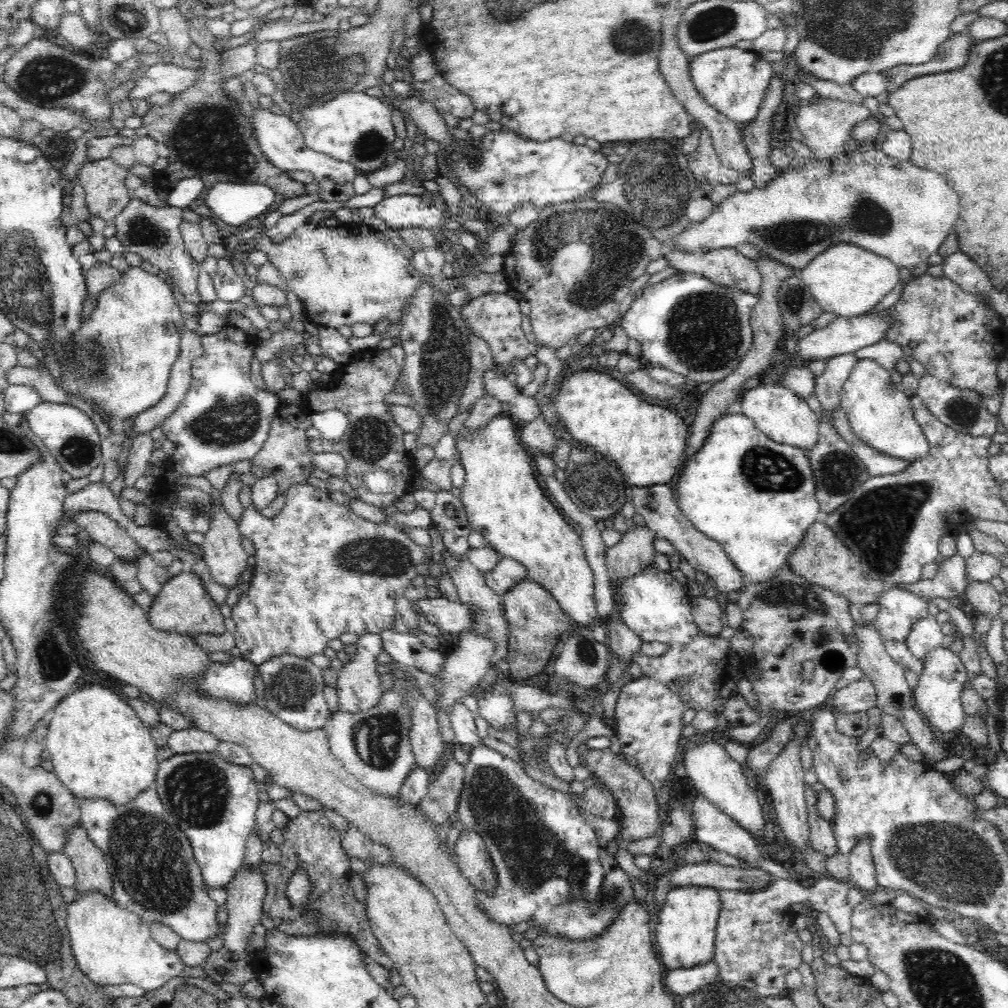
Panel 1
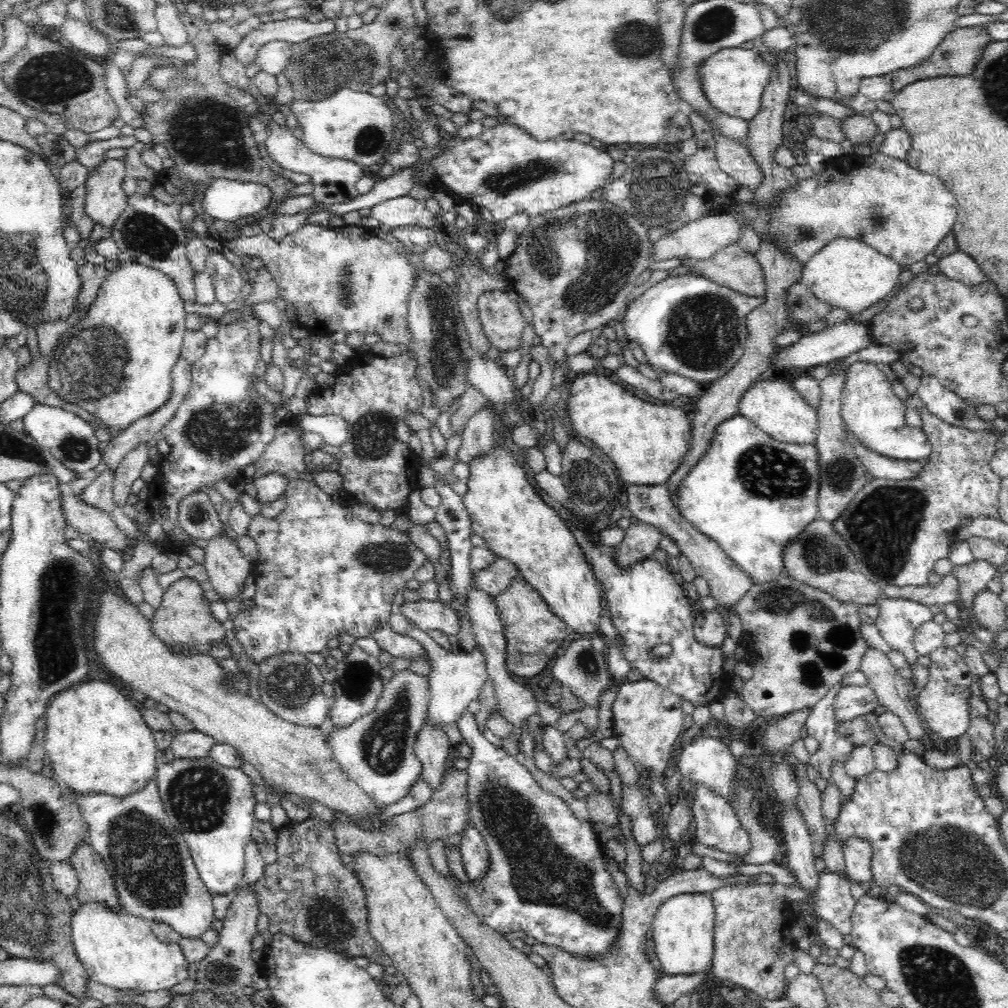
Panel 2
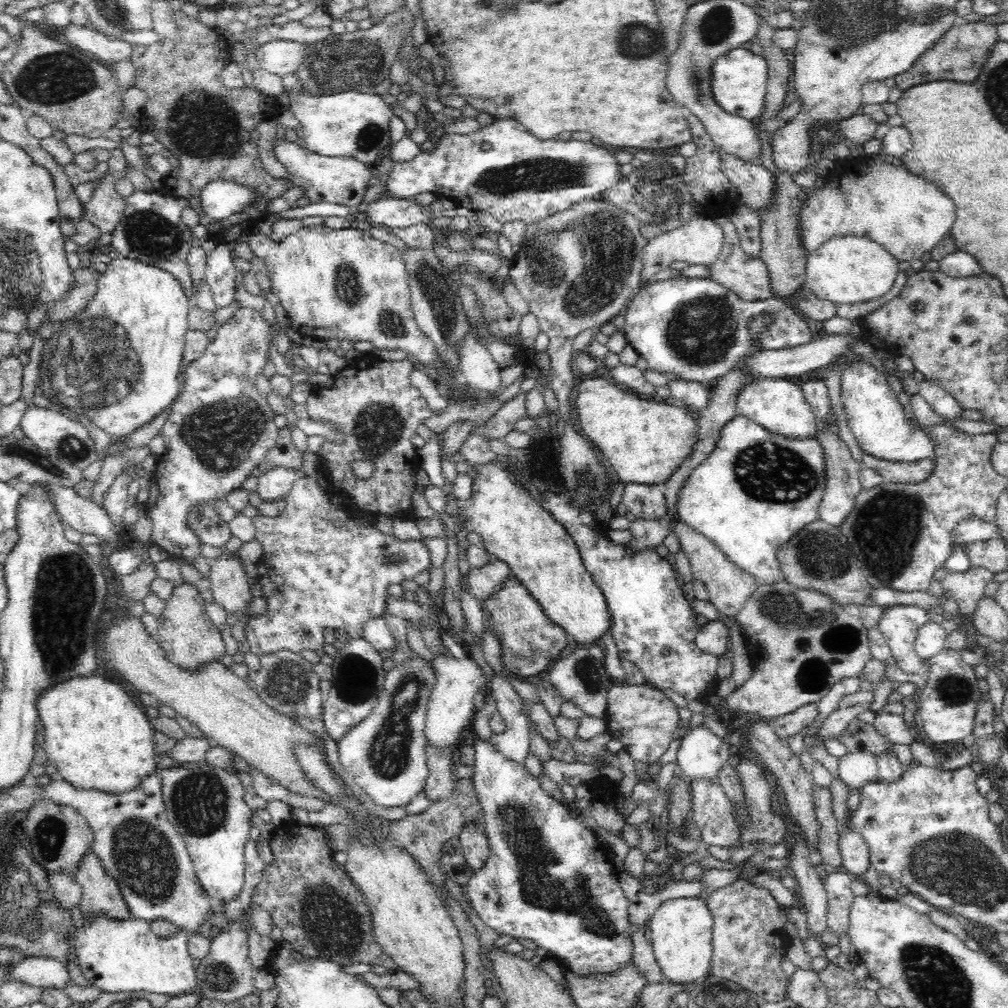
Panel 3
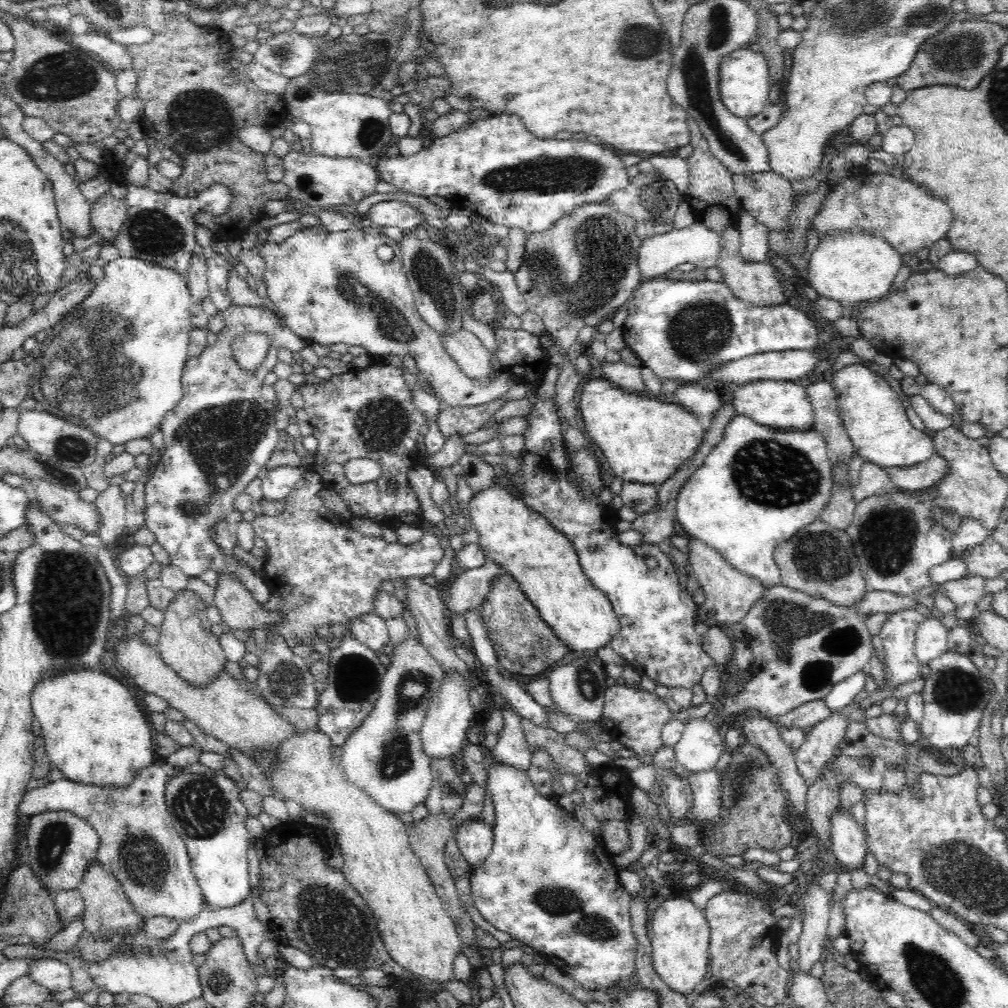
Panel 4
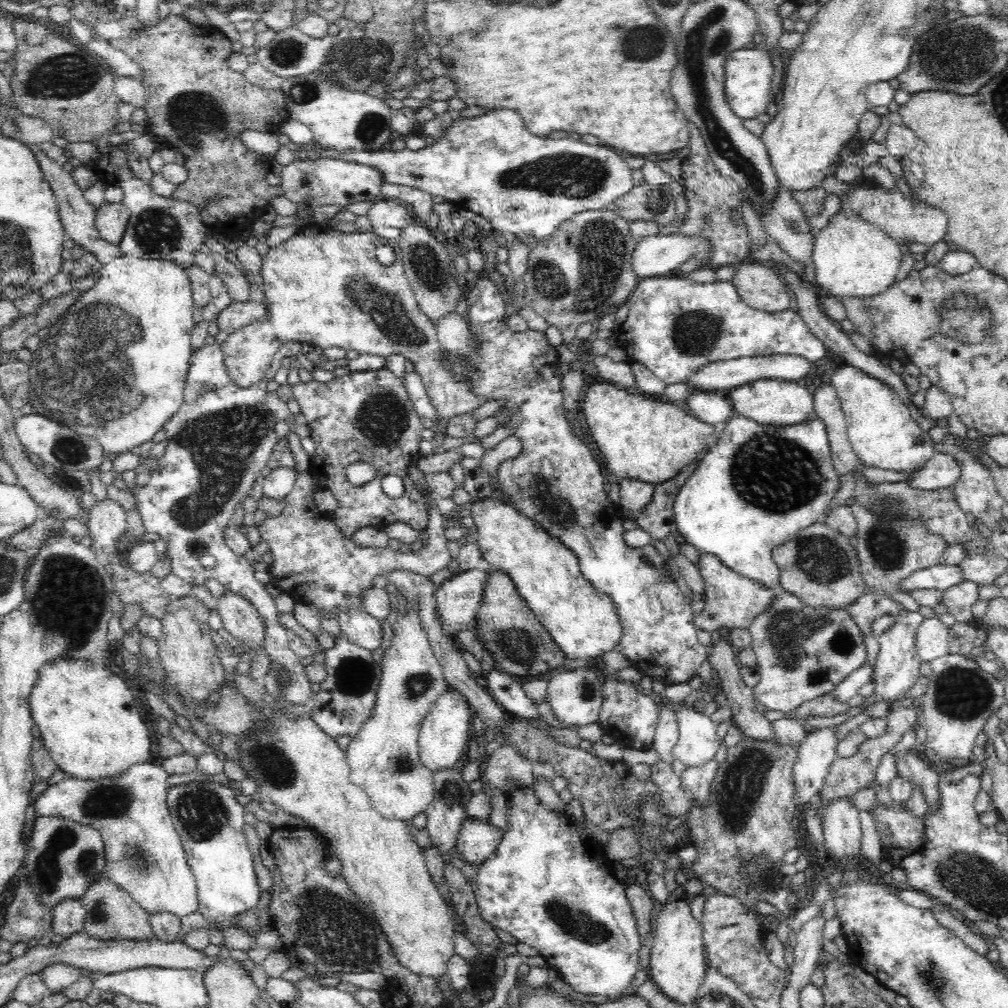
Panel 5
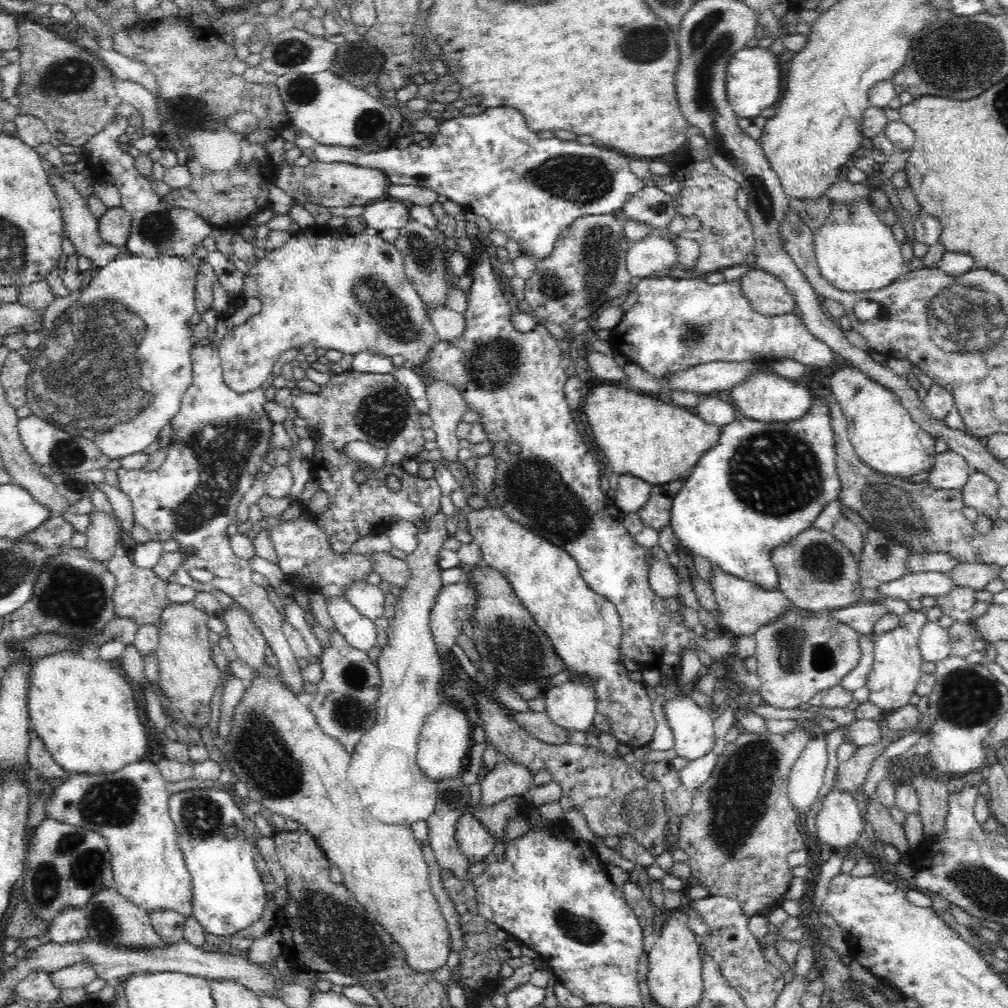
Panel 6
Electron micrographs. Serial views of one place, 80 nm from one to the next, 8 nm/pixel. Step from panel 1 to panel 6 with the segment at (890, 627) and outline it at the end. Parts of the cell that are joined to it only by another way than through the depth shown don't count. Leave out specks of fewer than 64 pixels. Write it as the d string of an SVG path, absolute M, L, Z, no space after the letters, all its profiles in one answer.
M911 610L900 616L900 626L874 636L876 648L872 651L872 664L870 671L867 672L865 685L869 690L870 702L880 706L888 718L892 716L890 712L896 712L908 704L920 682L920 666L924 658L919 651L919 636L927 622L926 615Z

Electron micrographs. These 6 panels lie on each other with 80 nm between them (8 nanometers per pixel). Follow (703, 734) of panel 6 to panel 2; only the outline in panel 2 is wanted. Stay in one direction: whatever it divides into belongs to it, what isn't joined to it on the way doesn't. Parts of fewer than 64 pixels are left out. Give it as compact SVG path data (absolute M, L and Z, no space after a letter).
M710 737L710 738L698 738L698 740L694 740L692 744L688 744L688 746L684 746L684 750L680 752L680 764L678 767L680 768L680 772L682 776L690 779L696 785L701 783L702 786L709 787L710 790L716 790L718 794L724 795L734 807L734 803L732 803L732 784L734 784L734 780L736 780L736 772L739 771L738 760L732 756L728 745L722 741L722 739Z

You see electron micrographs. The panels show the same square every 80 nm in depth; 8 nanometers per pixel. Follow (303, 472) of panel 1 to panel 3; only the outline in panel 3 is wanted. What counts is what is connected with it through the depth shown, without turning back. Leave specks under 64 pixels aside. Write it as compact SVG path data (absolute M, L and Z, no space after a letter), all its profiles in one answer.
M288 427L279 430L279 437L275 445L266 453L258 470L265 474L273 468L287 468L288 470L300 470L302 468L302 452L292 443L291 431Z

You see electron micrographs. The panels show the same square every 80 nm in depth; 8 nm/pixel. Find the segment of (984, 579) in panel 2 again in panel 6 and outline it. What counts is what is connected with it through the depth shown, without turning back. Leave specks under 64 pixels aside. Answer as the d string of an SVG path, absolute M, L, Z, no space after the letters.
M954 587L937 598L937 605L942 609L943 615L953 619L954 623L971 624L974 621L976 601L976 591L972 587Z

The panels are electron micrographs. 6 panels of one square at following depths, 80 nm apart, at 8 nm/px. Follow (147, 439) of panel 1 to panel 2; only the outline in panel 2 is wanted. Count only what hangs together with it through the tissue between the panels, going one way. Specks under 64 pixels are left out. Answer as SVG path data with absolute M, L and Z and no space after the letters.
M148 442L136 445L120 462L113 480L112 486L112 503L123 509L126 501L132 493L132 485L134 480L138 480L142 476L142 468L148 464Z

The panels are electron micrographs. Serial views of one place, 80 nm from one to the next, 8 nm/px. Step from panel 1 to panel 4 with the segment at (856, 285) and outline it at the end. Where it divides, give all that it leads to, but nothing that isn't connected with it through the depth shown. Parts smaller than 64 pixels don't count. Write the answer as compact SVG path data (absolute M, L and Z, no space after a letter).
M860 227L830 230L820 238L811 253L807 268L809 291L816 297L831 298L843 304L881 298L889 294L900 266L902 254L884 238L878 238Z

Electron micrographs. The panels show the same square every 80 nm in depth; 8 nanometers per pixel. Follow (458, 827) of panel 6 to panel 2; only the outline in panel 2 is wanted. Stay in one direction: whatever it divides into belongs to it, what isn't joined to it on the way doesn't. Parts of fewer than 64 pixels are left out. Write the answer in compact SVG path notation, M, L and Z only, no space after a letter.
M471 825L460 833L461 860L465 866L465 872L472 881L477 881L486 871L490 864L489 852L481 831Z

